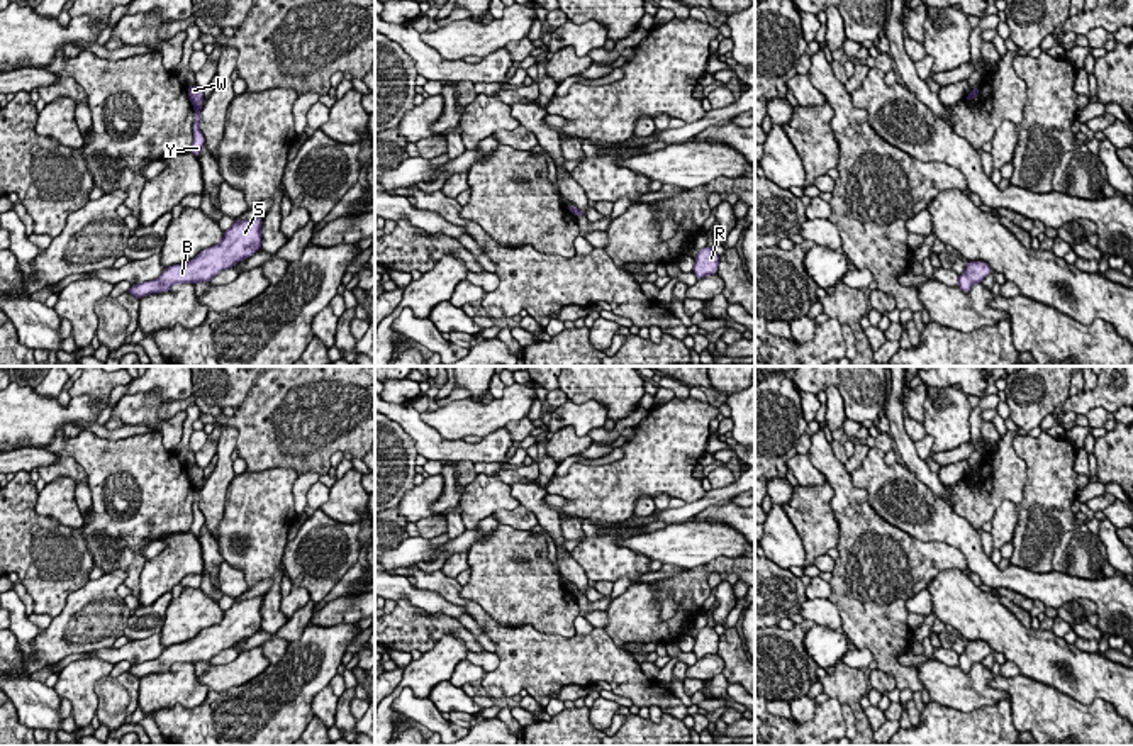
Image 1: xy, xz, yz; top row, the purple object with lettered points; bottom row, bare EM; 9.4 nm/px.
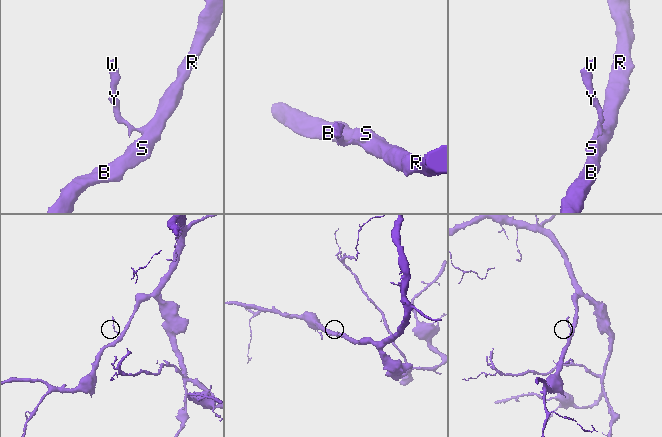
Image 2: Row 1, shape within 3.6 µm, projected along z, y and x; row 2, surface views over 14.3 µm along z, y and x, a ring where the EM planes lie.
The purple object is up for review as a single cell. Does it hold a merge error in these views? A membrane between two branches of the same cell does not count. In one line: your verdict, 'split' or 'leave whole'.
leave whole

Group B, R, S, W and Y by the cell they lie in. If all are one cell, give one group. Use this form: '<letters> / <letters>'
B R S W Y

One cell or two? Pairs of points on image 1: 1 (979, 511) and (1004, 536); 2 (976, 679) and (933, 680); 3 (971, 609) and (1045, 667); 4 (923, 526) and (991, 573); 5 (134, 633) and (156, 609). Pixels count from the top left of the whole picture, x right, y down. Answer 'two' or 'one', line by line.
1: two
2: one
3: one
4: one
5: one

